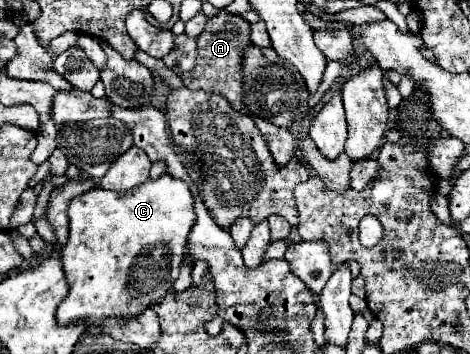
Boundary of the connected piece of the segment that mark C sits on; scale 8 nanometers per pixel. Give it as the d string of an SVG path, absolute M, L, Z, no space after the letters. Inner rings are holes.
M164 172L156 180L146 180L144 184L140 184L140 188L134 188L132 192L110 192L110 190L104 190L104 188L90 190L90 192L82 194L76 200L70 202L68 216L70 216L70 238L68 238L68 244L62 248L62 264L64 264L64 272L66 272L68 284L70 284L70 292L62 300L62 304L58 306L58 322L60 324L70 324L70 322L86 320L88 326L98 326L100 320L110 316L110 314L118 314L122 318L134 318L136 314L140 314L146 308L150 308L154 300L162 298L174 286L174 282L178 278L178 268L182 264L182 258L188 254L188 234L192 230L192 224L196 222L194 196L192 196L188 184L178 180L178 178L172 178L168 172Z

